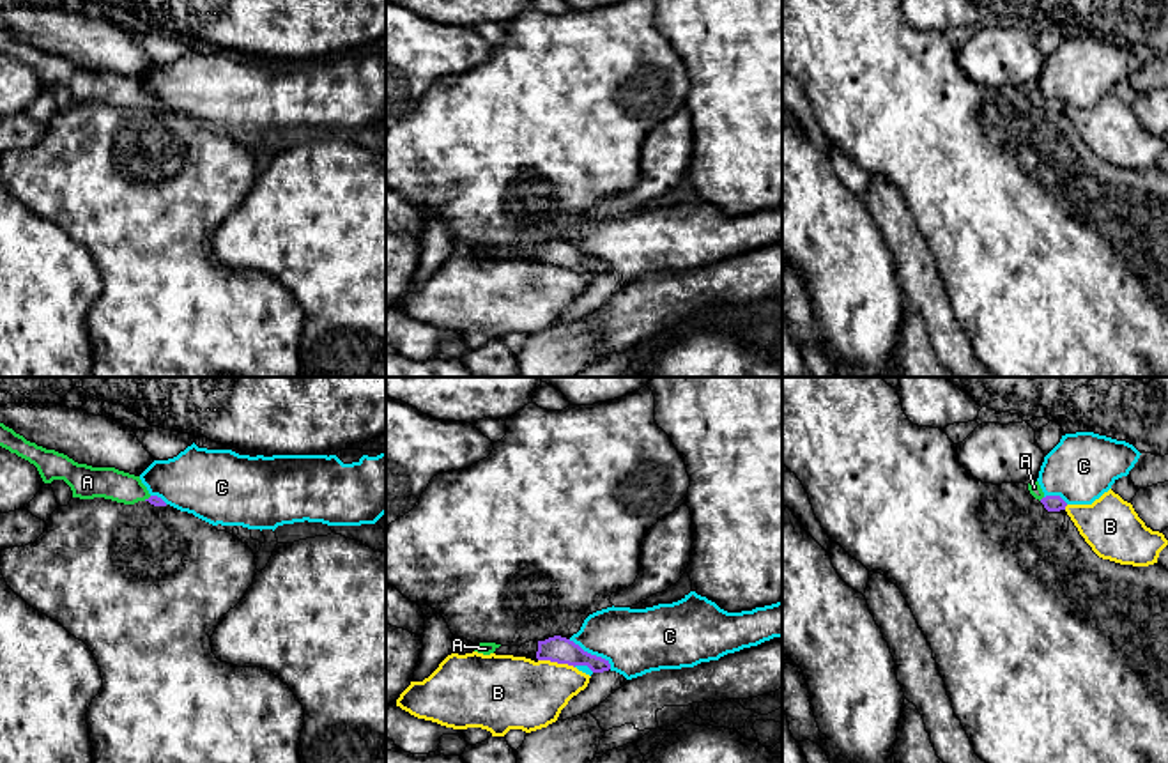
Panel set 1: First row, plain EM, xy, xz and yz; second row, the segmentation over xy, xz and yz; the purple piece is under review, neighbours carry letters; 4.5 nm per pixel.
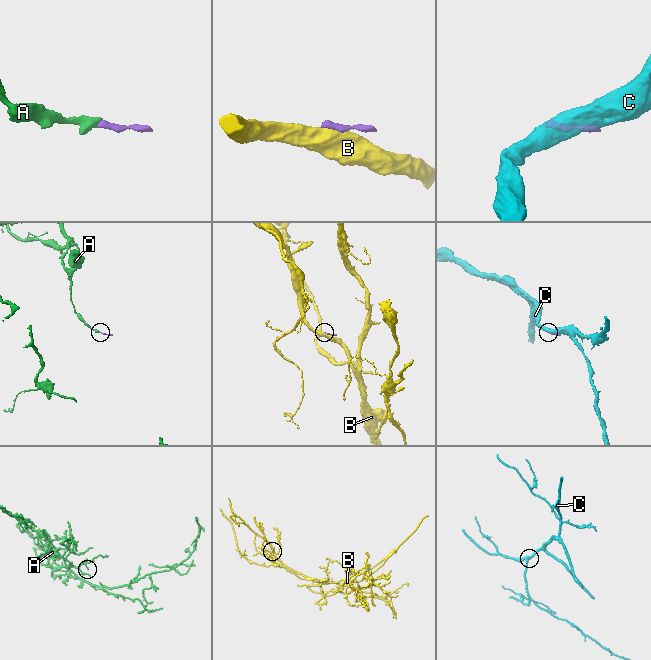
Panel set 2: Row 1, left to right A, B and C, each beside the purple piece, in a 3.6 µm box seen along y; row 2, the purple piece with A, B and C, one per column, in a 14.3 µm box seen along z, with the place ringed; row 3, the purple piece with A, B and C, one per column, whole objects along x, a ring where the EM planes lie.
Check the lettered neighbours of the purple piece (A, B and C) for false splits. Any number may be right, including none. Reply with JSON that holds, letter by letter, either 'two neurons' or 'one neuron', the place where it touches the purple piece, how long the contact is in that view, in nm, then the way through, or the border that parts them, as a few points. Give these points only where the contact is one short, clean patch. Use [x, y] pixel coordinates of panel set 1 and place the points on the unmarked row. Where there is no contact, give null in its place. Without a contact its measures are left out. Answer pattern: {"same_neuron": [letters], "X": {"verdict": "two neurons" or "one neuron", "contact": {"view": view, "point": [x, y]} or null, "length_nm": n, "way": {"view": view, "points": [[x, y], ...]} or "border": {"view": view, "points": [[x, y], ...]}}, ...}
{"same_neuron": ["A"], "A": {"verdict": "one neuron", "contact": {"view": "xy", "point": [149, 101]}, "length_nm": 40, "way": {"view": "xy", "points": [[153, 103], [149, 101], [108, 85], [98, 85]]}}, "B": {"verdict": "two neurons", "contact": {"view": "xz", "point": [556, 264]}, "length_nm": 170, "border": {"view": "xz", "points": [[538, 262], [565, 266], [574, 271]]}}, "C": {"verdict": "two neurons", "contact": {"view": "xz", "point": [590, 257]}, "length_nm": 240}}

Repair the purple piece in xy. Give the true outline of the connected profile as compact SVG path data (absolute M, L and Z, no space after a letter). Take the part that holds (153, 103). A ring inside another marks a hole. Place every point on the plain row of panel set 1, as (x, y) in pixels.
M0 27L0 50L34 67L44 87L64 83L71 90L73 101L104 101L124 108L149 104L154 110L166 110L161 101L149 97L140 80L115 71L78 67L64 57L27 44L4 27Z

